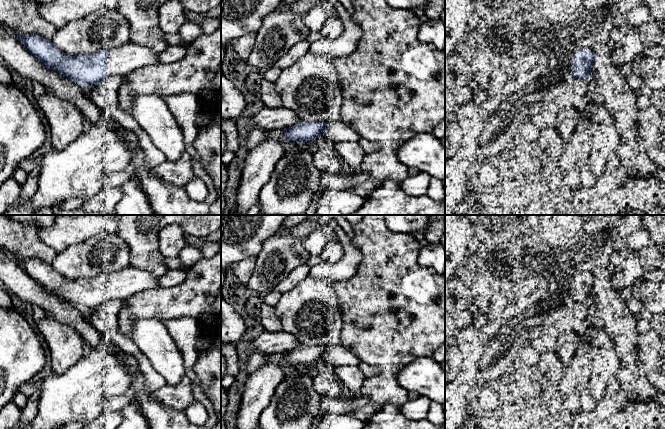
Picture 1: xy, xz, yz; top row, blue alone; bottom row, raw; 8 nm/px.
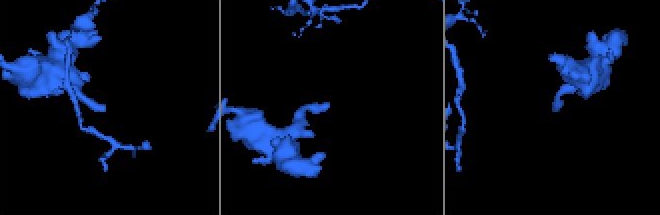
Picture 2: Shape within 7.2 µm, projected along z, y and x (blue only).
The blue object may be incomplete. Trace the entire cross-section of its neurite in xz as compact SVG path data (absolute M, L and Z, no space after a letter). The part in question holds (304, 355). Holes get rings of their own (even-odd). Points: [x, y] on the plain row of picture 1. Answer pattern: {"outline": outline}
{"outline": "M310 345L300 346L292 349L289 352L282 353L285 363L295 366L306 366L317 362L327 354L327 346L324 345Z"}

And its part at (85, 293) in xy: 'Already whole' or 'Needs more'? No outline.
Needs more

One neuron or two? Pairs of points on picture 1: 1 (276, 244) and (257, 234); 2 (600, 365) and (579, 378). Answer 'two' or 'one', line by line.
1: two
2: two

